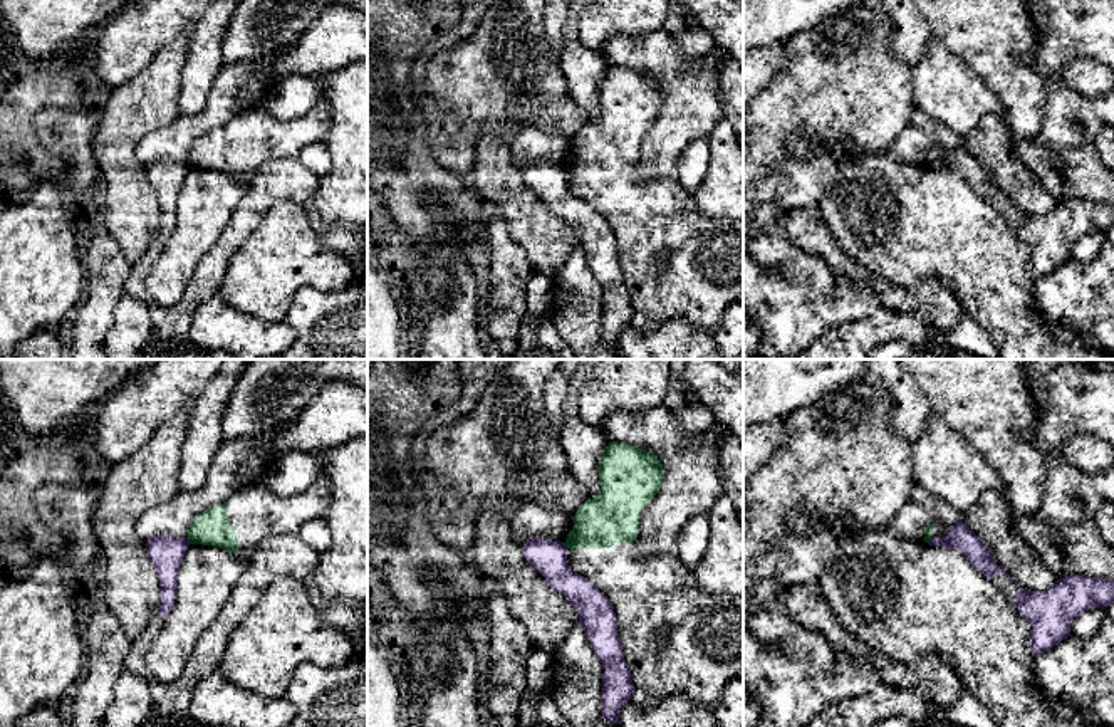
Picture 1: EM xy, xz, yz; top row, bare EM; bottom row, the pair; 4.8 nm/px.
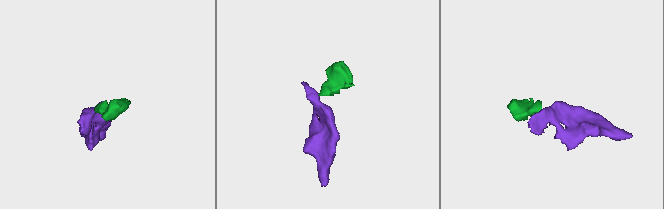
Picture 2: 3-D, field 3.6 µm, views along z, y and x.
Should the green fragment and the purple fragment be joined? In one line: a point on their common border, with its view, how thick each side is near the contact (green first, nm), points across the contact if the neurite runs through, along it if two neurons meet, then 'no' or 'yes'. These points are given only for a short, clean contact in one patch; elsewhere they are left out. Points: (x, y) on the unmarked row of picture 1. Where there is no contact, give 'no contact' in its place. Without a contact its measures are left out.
meets green in xz at (566, 170); 240 nm thick on the green side, 170 nm on the other; border along xz (564, 167), (566, 173); no

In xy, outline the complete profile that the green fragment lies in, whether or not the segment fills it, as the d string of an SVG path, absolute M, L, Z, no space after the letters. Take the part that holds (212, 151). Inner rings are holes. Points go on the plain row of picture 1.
M331 72L312 76L320 99L307 114L278 119L263 106L238 112L223 128L216 128L193 143L188 153L191 168L216 170L247 181L268 160L297 158L314 143L324 141L332 121L325 99Z

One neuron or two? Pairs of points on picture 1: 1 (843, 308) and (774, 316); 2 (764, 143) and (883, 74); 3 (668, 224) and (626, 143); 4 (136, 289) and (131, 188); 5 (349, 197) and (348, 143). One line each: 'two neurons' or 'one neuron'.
1: one neuron
2: one neuron
3: one neuron
4: two neurons
5: one neuron

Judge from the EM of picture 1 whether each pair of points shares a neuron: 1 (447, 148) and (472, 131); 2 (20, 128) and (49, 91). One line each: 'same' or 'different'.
1: same
2: same

